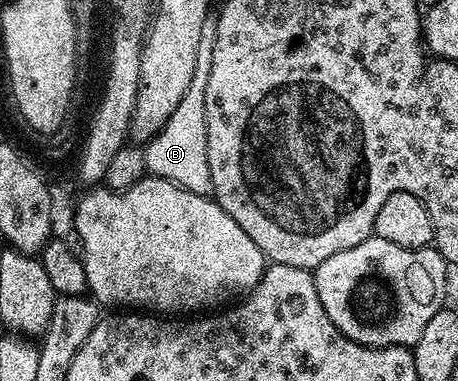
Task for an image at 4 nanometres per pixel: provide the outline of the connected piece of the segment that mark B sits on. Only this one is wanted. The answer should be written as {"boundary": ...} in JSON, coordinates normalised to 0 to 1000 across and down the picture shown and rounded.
{"boundary":[[[456,47],[439,79],[439,110],[430,110],[430,173],[421,173],[421,215],[404,236],[404,257],[369,299],[369,320],[332,367],[319,370],[312,412],[321,451],[378,478],[432,514],[459,517],[461,459],[452,402],[452,333],[448,331],[448,226],[456,226],[456,181],[465,176],[469,118],[469,52]]]}

